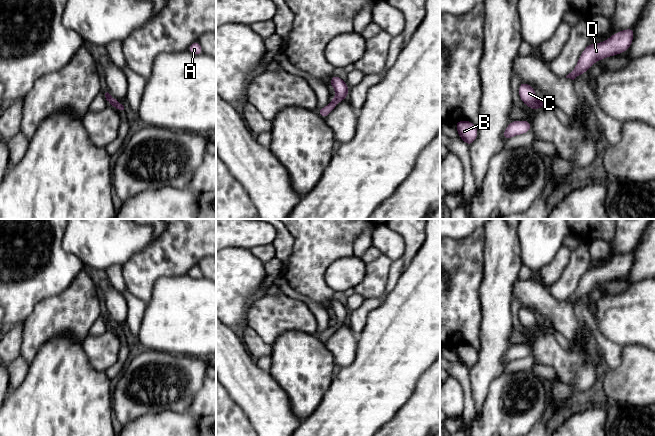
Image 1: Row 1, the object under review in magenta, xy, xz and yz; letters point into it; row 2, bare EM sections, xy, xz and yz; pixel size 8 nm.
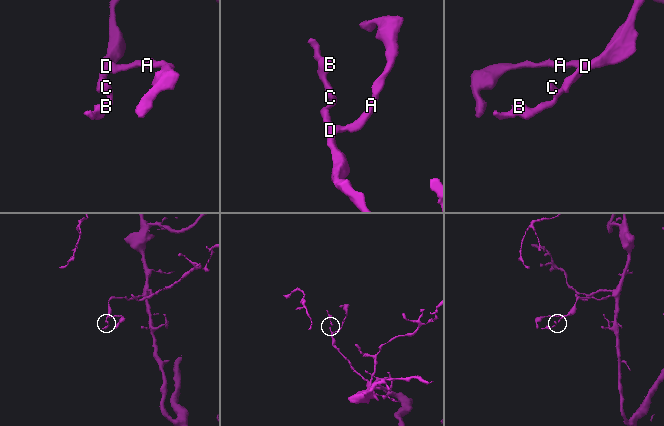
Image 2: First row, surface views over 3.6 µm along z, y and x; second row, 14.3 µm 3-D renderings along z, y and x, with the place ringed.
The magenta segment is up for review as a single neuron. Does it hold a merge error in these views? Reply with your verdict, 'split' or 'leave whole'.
leave whole

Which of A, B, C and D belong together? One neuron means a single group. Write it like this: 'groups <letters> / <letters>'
groups A B C D

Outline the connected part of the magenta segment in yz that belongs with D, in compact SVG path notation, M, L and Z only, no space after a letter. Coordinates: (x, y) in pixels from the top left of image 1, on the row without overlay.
M631 251L616 256L603 266L588 268L581 277L576 291L566 302L574 304L578 299L583 299L595 286L627 275L632 268L633 262L634 255L633 251Z

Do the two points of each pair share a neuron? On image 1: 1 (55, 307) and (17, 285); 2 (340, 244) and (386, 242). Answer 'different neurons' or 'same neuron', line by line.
1: different neurons
2: different neurons

